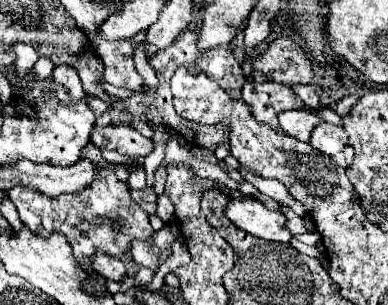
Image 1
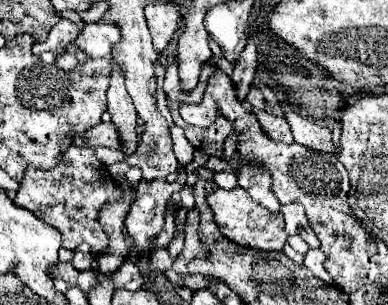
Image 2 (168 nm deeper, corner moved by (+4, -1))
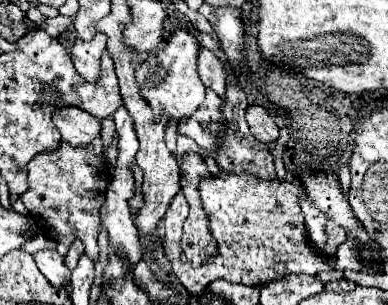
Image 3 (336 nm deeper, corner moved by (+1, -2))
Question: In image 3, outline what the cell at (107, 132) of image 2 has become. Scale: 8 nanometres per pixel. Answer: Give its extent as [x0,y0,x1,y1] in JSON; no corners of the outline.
[53,106,101,146]

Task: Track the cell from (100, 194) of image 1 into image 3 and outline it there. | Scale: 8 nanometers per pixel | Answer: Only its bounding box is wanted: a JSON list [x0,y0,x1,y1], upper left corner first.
[21,136,107,262]

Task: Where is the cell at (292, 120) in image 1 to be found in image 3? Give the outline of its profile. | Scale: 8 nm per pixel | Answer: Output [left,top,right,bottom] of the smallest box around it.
[245,106,279,144]

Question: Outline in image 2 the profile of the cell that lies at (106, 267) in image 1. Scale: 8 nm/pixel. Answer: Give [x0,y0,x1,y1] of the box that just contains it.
[72,243,94,269]

